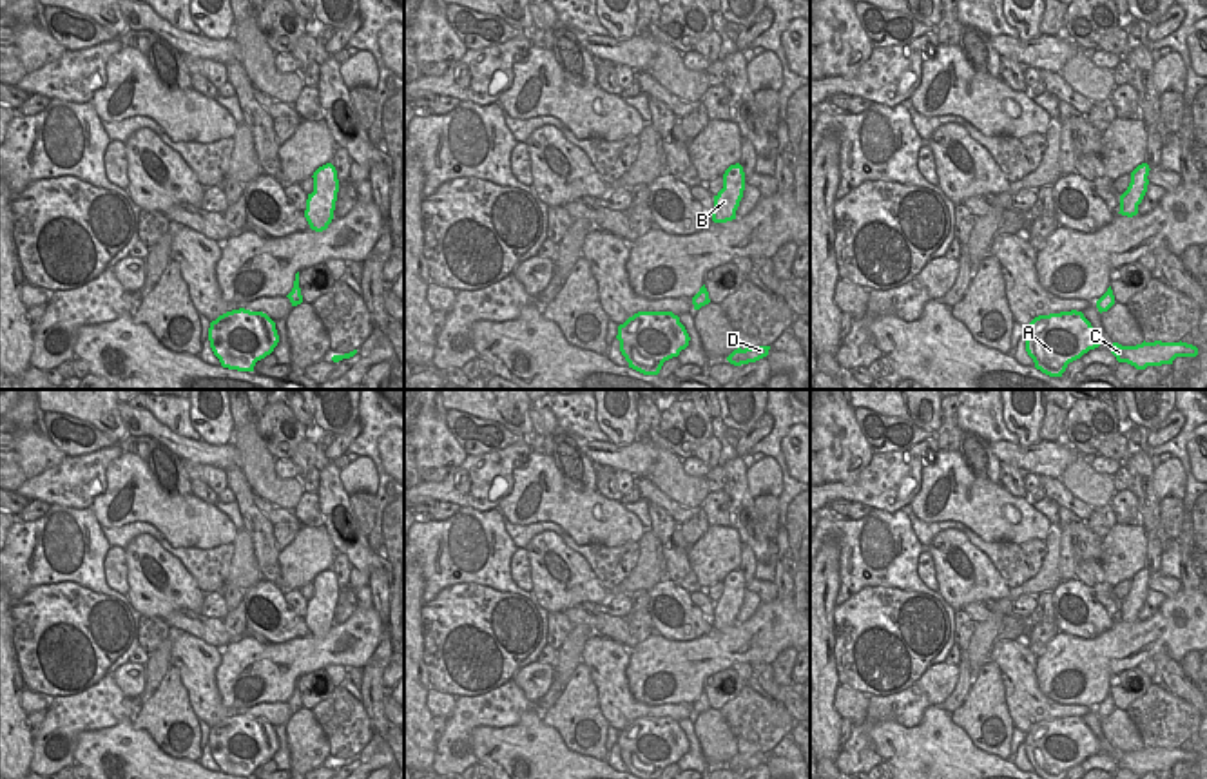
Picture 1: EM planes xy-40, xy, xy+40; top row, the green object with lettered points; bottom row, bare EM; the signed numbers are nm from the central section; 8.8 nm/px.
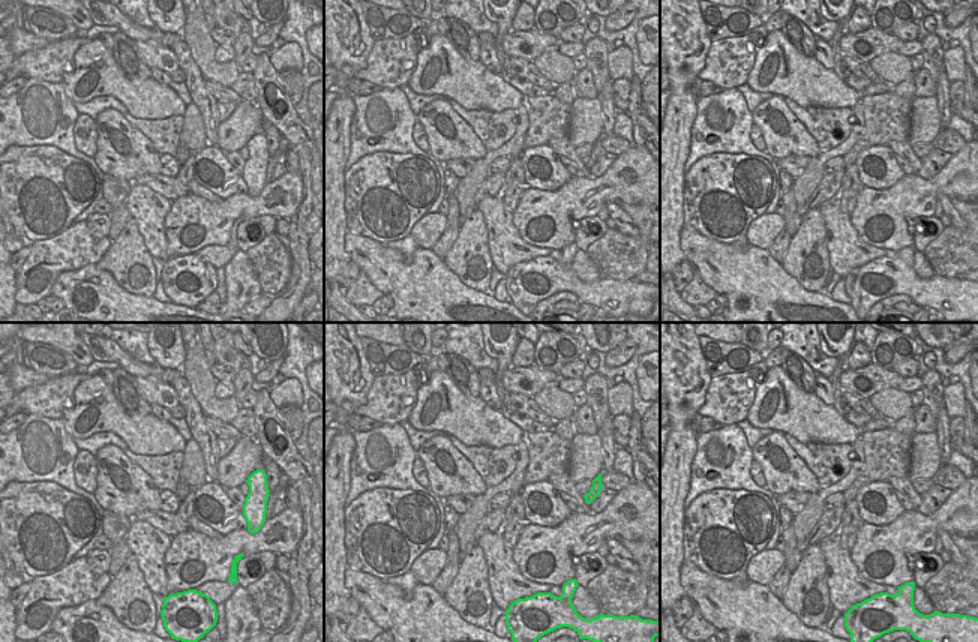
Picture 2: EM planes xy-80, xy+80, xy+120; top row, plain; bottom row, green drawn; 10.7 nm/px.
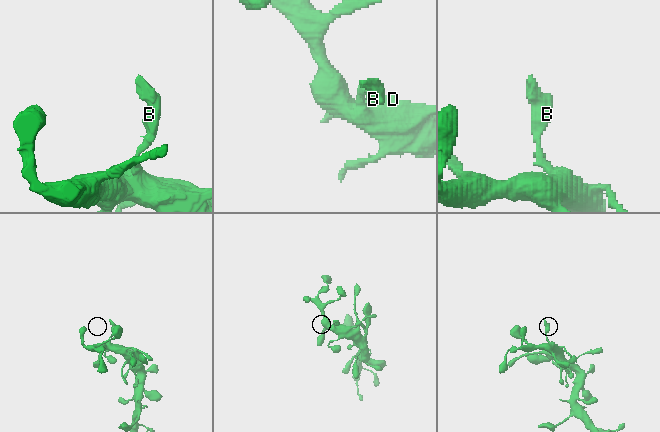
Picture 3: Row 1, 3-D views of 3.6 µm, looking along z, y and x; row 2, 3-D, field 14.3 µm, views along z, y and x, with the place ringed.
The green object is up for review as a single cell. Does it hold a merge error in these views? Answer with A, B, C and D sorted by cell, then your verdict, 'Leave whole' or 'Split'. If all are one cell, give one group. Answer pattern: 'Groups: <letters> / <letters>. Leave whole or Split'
Groups: A B C D. Leave whole

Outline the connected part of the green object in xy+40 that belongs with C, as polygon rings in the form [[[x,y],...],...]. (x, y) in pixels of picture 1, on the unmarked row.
[[[1113,748],[1111,759],[1118,768],[1127,768],[1136,775],[1145,775],[1147,772],[1173,770],[1176,763],[1196,763],[1198,754],[1187,748],[1142,748],[1136,752],[1122,752]]]

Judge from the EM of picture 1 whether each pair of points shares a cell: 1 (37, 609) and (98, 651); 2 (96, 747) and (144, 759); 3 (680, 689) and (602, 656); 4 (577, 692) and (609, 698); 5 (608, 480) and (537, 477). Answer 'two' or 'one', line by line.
1: one
2: one
3: two
4: two
5: two

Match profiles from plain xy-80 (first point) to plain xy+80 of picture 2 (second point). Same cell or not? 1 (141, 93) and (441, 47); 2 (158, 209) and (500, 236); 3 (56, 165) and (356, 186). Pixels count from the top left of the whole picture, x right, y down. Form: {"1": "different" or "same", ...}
{"1": "same", "2": "same", "3": "same"}

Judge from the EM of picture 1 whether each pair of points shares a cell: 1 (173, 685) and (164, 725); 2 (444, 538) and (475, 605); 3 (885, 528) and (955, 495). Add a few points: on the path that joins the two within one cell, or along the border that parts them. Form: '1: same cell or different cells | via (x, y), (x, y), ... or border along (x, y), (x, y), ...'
1: same cell | via (171, 694), (167, 716)
2: different cells | border along (506, 591), (475, 584), (452, 584), (426, 602)
3: different cells | border along (908, 506), (923, 520), (955, 522)

